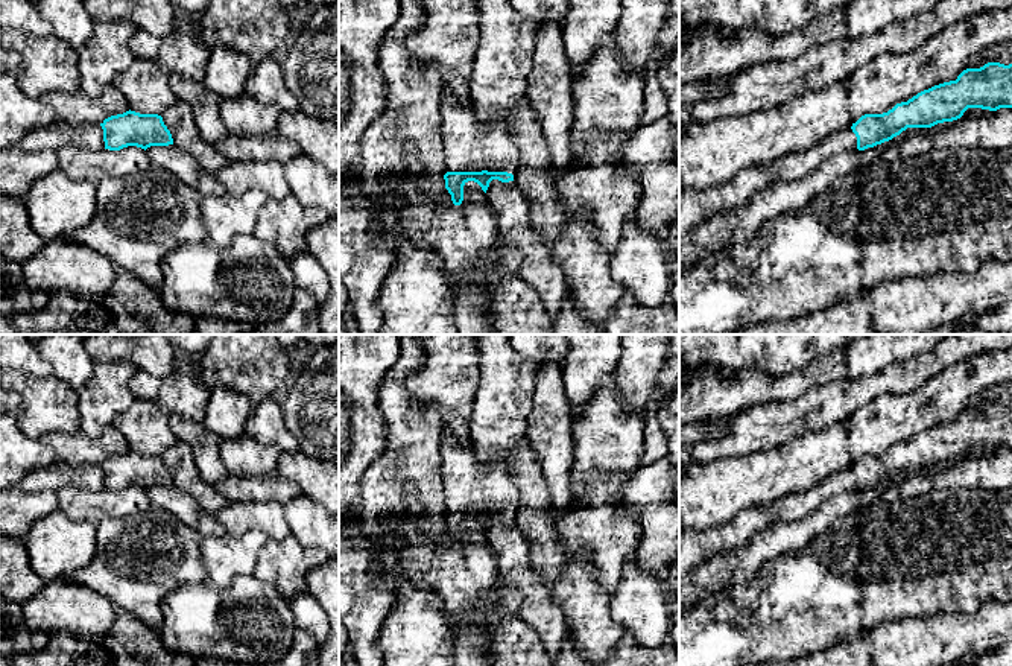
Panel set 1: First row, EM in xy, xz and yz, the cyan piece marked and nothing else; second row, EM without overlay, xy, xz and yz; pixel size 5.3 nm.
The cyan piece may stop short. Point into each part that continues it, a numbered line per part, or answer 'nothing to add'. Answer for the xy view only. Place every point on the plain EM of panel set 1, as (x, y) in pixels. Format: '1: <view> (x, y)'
nothing to add

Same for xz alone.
1: xz (470, 485)

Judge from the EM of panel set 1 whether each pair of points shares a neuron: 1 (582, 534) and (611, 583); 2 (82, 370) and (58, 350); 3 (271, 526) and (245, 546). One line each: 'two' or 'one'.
1: one
2: one
3: two

